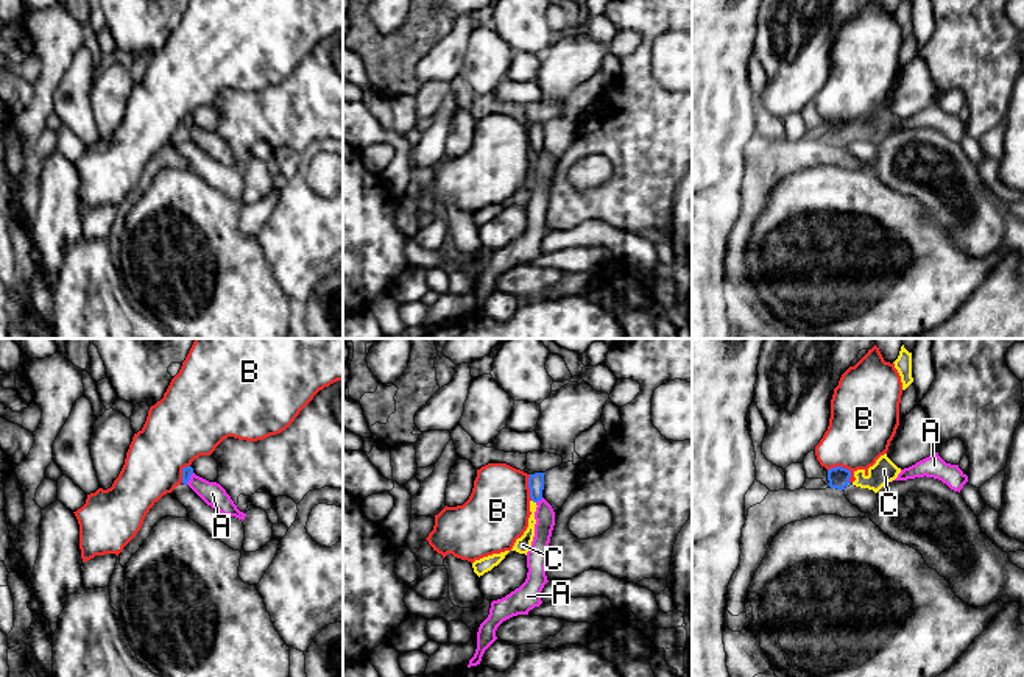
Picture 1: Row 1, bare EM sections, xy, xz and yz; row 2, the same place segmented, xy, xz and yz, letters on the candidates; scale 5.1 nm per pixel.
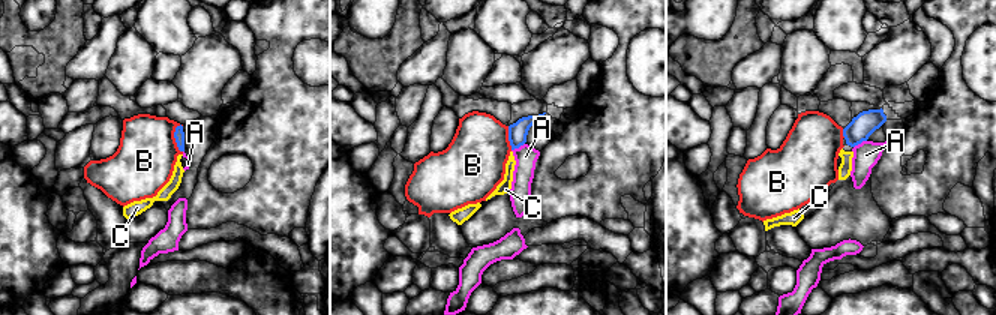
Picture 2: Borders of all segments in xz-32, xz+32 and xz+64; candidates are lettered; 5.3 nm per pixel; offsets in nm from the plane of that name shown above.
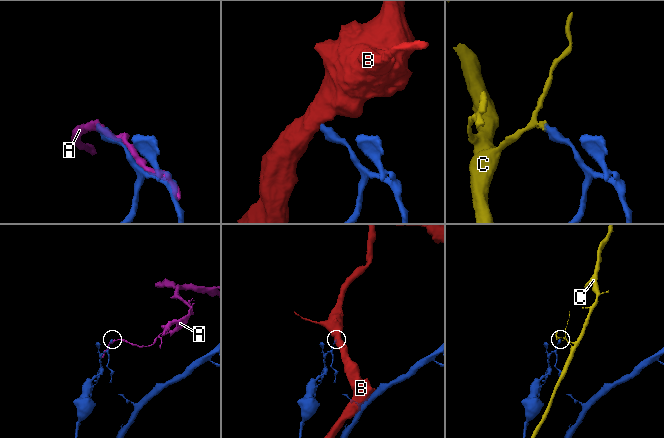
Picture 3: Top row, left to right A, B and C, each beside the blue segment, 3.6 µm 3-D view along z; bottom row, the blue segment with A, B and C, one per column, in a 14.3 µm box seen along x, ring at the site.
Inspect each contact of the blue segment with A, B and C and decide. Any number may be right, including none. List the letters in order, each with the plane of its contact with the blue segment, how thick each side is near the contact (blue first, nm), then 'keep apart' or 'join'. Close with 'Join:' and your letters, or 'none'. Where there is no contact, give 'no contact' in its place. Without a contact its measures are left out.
A: meets blue in xy; 60 nm thick on the blue side, 120 nm on the other; keep apart
B: meets blue in yz; 110 nm thick on the blue side, 340 nm on the other; keep apart
C: meets blue in xz; 80 nm thick on the blue side, 80 nm on the other; keep apart
Join: none

